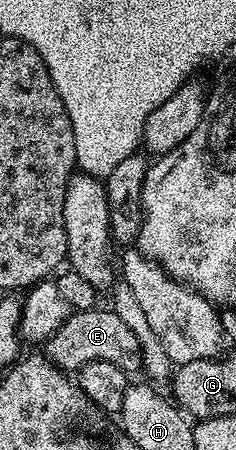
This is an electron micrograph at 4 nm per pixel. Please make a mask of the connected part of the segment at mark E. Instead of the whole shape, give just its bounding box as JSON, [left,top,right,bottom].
[47,307,141,371]

